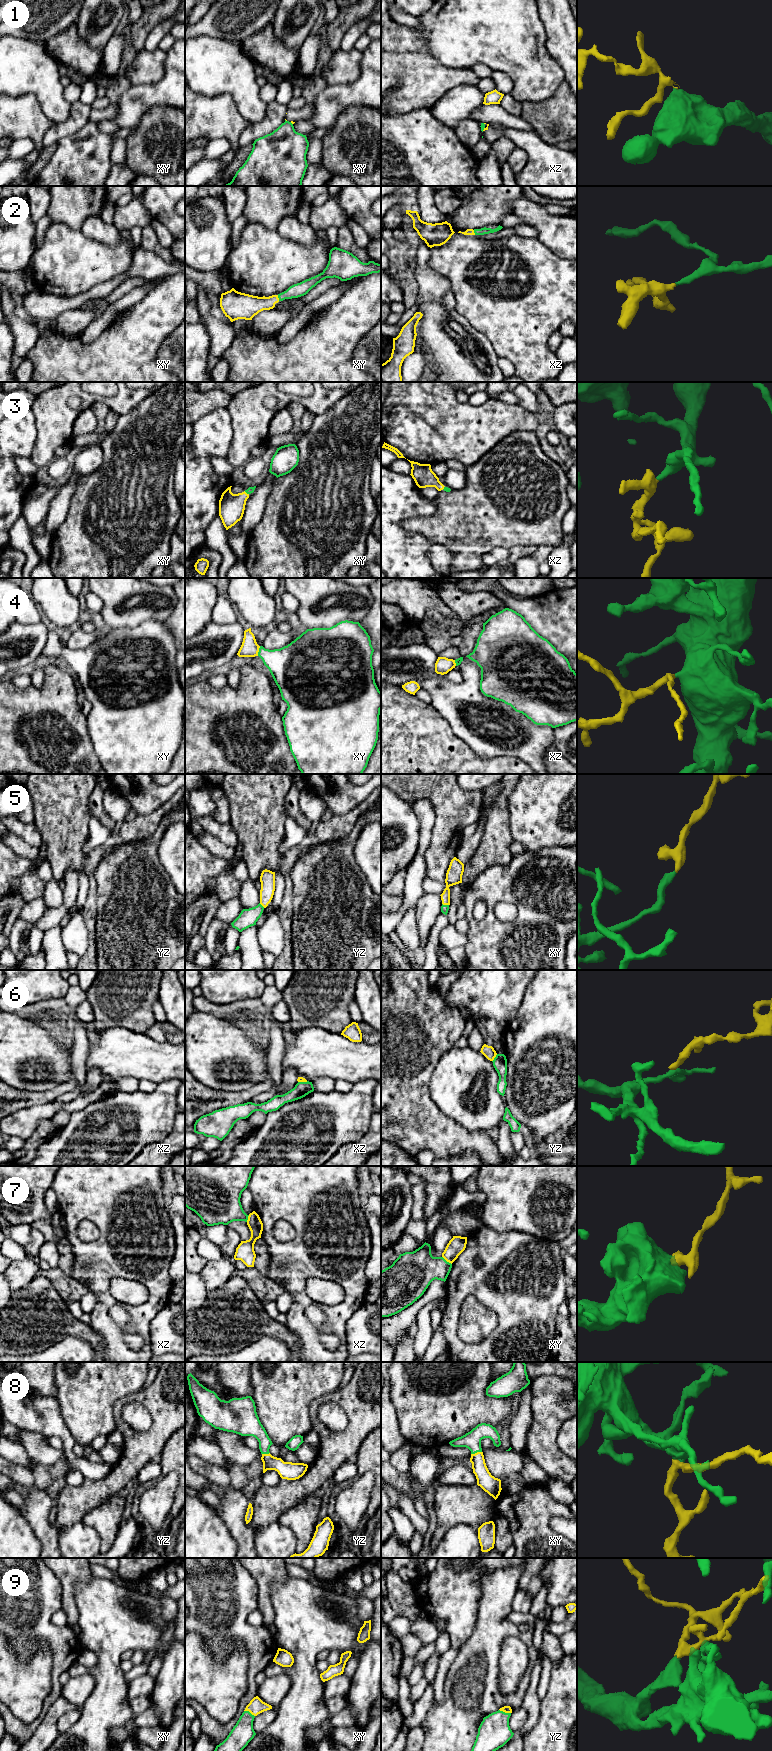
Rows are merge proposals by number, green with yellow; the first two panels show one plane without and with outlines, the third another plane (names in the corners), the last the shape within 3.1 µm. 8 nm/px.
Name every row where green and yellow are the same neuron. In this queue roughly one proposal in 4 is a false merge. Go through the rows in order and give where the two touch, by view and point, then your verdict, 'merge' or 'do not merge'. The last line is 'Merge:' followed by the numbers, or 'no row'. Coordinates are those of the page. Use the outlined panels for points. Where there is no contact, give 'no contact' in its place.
1: xz (483, 129) | do not merge
2: xy (278, 297) | merge
3: xy (246, 492) | merge
4: xy (259, 651) | merge
5: xy (445, 905) | merge
6: yz (494, 1058) | do not merge
7: xy (446, 1261) | do not merge
8: xy (476, 1452) | merge
9: yz (504, 1712) | merge
Merge: 2, 3, 4, 5, 8, 9

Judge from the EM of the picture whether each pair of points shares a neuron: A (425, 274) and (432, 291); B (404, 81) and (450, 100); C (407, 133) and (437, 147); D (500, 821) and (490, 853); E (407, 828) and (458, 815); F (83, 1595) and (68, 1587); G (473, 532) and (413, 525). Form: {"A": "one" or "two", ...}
{"A": "one", "B": "two", "C": "one", "D": "one", "E": "two", "F": "two", "G": "one"}

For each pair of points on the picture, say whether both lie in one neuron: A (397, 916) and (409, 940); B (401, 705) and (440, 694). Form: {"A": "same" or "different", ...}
{"A": "different", "B": "different"}

